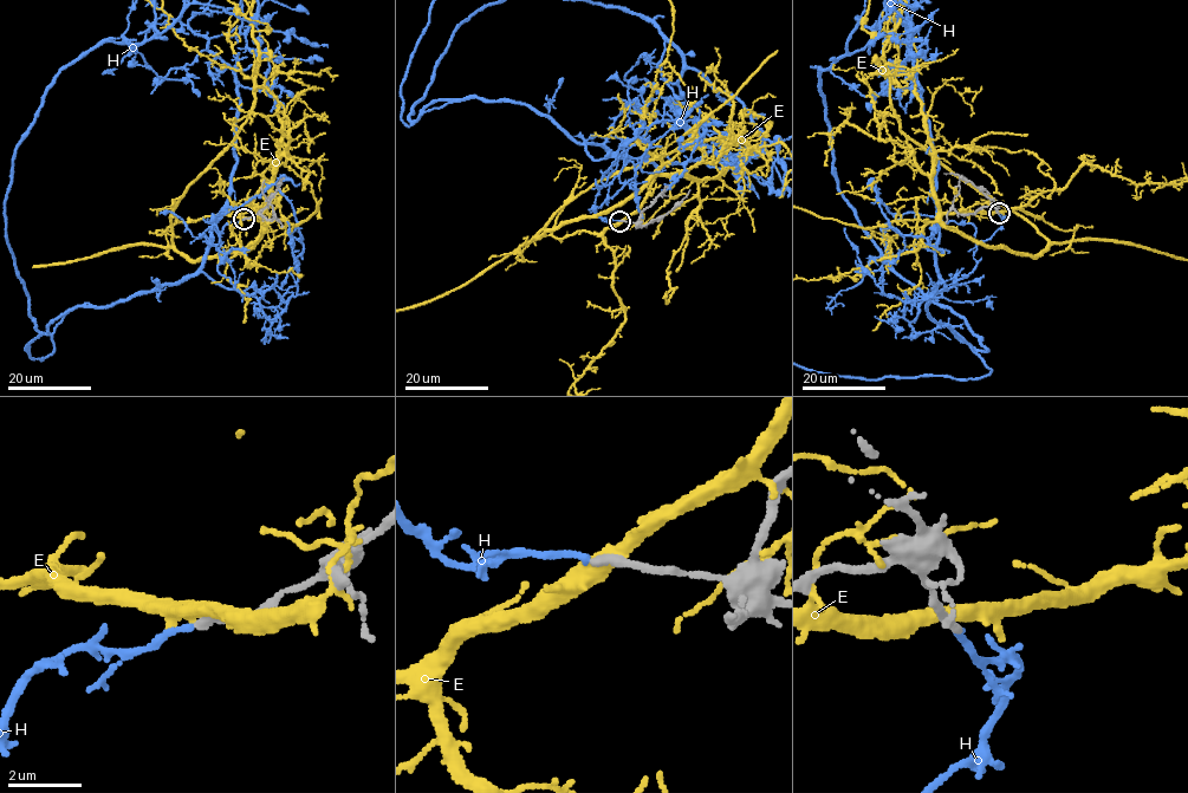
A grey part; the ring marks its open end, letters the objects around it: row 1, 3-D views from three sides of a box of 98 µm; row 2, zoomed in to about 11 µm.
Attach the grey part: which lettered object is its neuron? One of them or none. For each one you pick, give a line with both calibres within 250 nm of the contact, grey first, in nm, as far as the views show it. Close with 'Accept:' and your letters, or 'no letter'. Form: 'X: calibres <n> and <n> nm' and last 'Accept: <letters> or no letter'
H: calibres 280 and 170 nm
Accept: H

